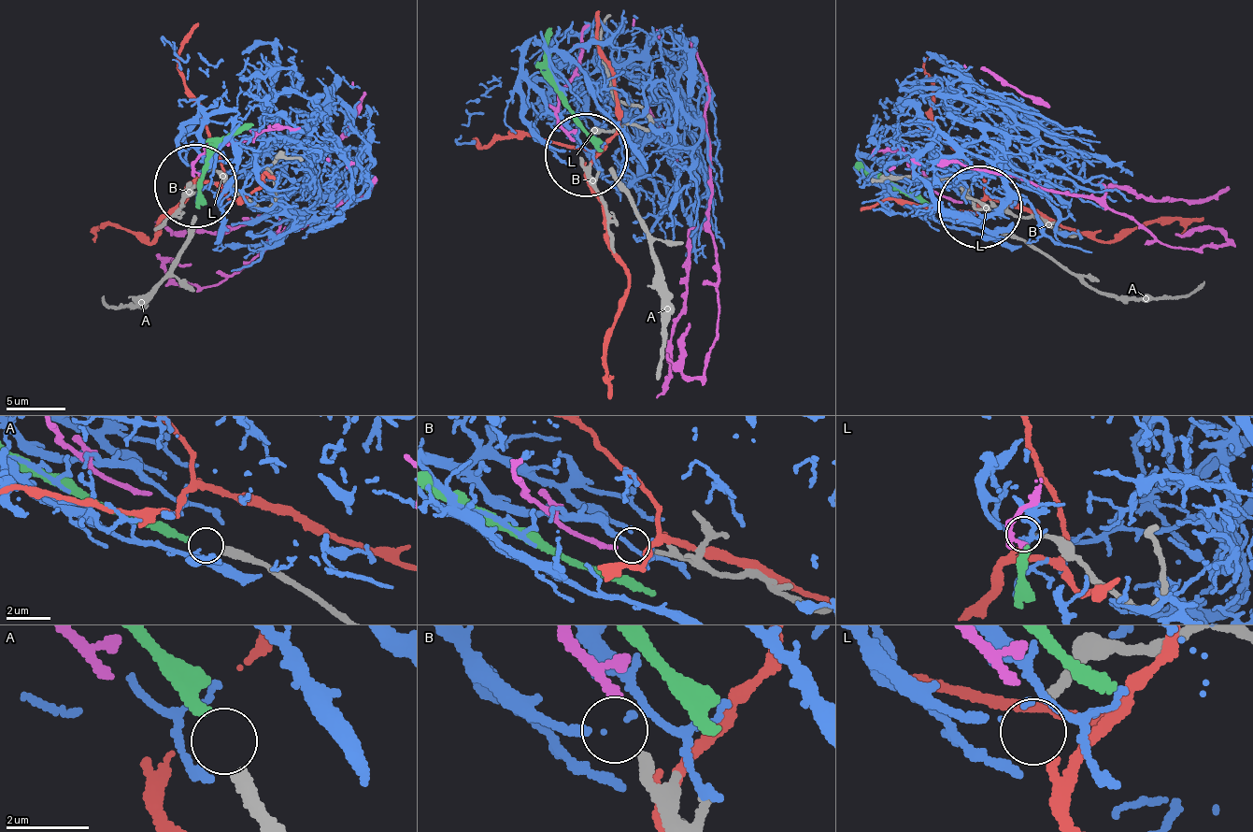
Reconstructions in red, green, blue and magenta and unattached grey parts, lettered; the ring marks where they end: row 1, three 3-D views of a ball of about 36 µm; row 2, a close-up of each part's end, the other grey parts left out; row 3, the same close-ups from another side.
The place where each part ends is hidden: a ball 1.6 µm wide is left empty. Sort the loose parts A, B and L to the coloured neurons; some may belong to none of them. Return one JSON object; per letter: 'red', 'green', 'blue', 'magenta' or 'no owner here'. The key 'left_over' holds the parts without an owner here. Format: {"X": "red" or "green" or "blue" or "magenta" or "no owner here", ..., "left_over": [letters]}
{"A": "green", "B": "magenta", "L": "no owner here", "left_over": ["L"]}

